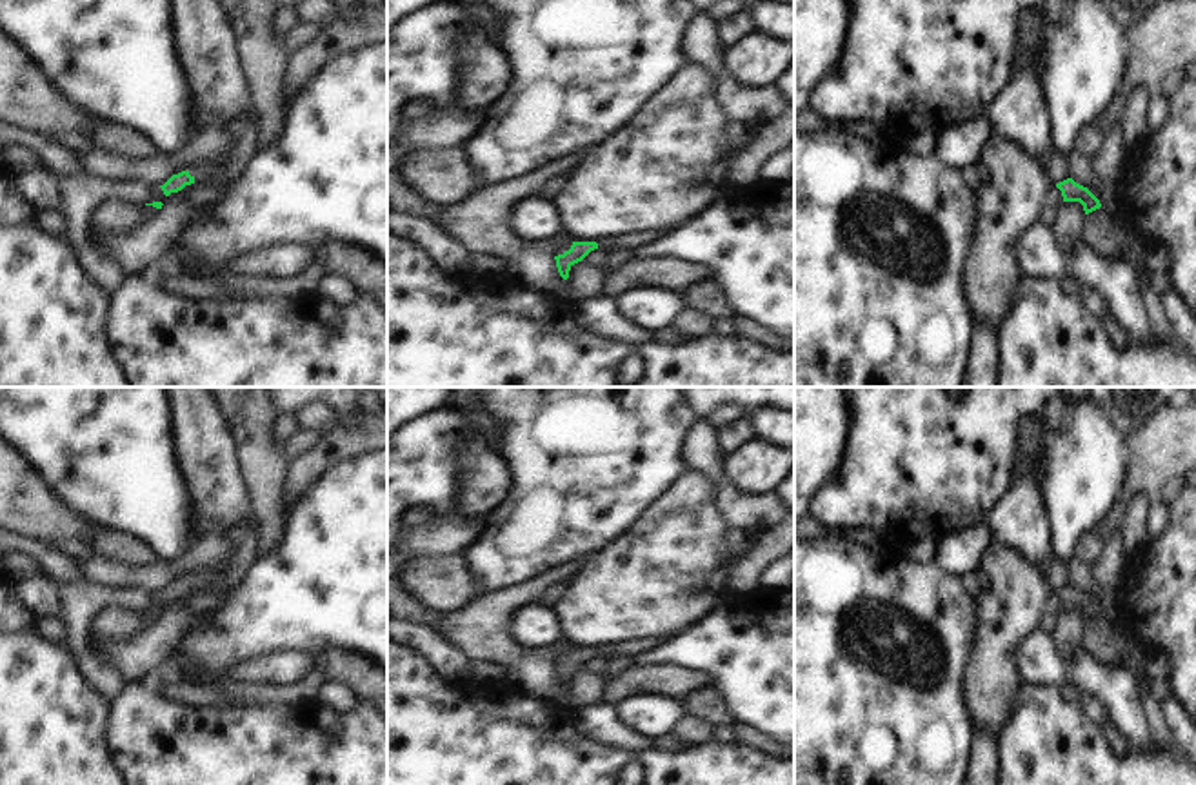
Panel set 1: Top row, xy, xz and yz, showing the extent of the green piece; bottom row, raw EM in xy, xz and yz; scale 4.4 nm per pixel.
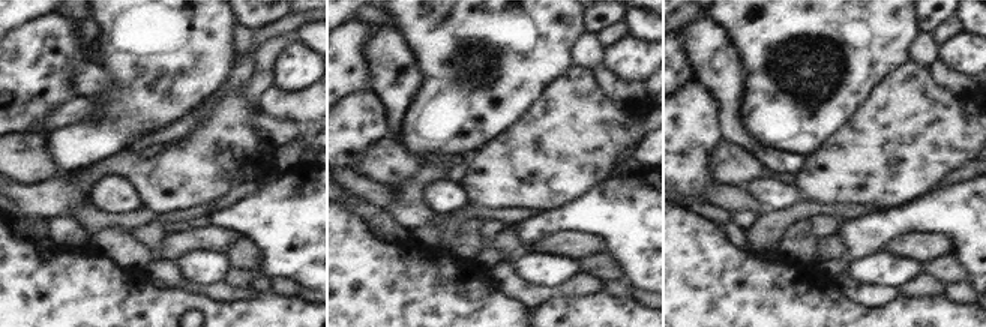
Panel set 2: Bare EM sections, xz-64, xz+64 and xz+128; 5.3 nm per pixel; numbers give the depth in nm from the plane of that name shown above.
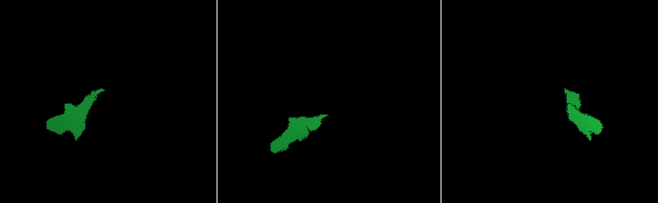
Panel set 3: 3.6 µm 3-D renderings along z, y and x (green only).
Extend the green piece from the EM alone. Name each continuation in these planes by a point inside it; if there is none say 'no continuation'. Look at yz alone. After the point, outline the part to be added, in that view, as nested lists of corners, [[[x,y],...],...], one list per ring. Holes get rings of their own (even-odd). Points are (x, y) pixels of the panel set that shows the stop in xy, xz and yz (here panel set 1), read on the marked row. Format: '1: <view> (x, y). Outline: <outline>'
no continuation

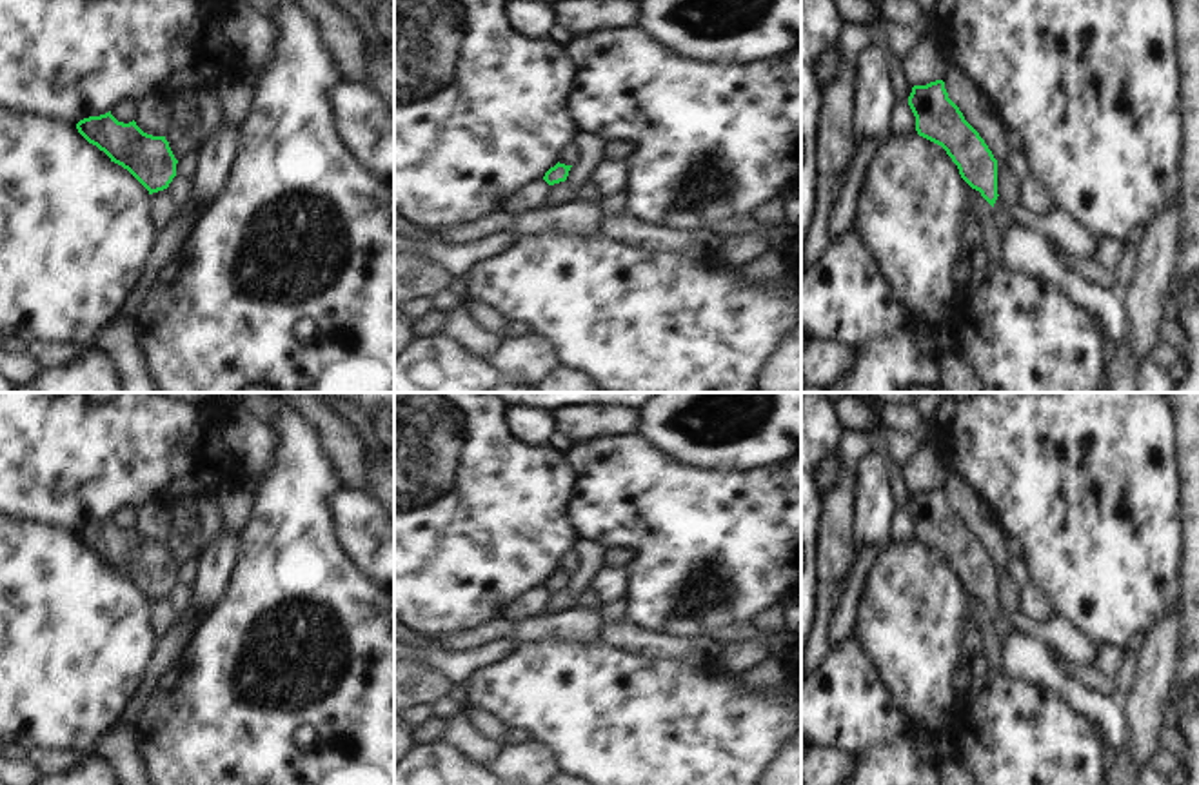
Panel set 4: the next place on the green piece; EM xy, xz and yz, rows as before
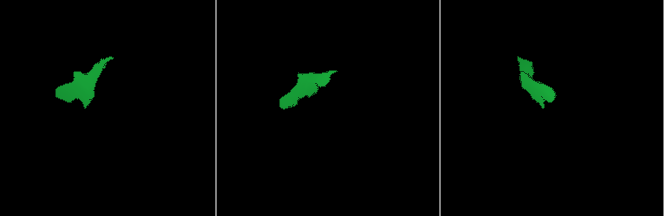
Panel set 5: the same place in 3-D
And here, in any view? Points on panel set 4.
1: yz (1001, 218). Outline: [[[999,196],[992,207],[992,218],[996,222],[996,225],[1001,229],[1012,222],[1016,222],[1006,211],[1005,211],[1005,205],[1001,204]]]

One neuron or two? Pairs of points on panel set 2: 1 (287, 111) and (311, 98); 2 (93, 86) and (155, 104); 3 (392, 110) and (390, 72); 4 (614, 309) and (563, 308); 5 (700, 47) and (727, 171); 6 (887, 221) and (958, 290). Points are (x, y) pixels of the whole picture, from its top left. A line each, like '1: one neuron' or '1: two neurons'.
1: one neuron
2: two neurons
3: one neuron
4: one neuron
5: two neurons
6: two neurons

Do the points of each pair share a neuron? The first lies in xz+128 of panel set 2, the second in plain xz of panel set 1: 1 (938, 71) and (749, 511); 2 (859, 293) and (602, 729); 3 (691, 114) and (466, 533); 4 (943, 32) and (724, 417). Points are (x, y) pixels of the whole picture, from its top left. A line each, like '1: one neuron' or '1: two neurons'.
1: one neuron
2: one neuron
3: one neuron
4: two neurons

